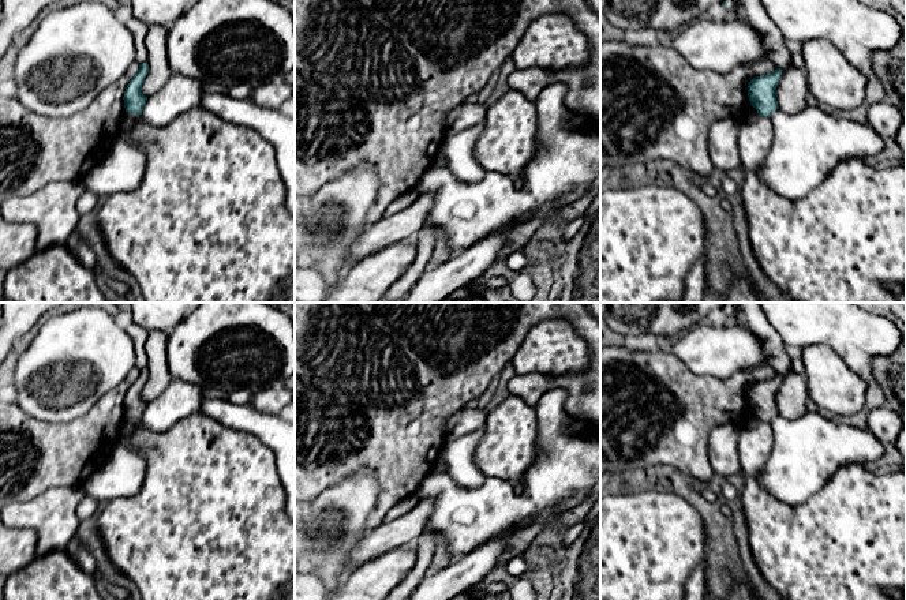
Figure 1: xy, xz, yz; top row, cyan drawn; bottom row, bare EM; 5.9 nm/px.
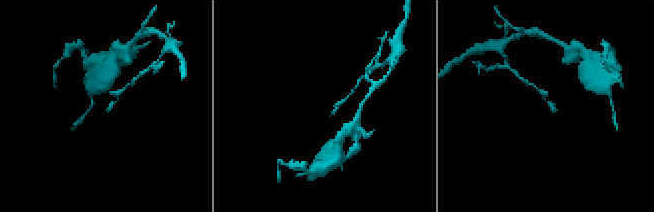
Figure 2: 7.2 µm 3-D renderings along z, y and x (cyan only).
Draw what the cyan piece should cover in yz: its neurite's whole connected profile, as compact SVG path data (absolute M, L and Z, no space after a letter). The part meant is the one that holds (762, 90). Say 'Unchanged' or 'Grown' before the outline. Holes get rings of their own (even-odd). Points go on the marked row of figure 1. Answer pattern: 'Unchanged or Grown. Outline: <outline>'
Unchanged. Outline: M776 68L771 74L756 76L749 82L748 97L760 116L770 117L776 109L779 109L776 86L780 75L782 70Z

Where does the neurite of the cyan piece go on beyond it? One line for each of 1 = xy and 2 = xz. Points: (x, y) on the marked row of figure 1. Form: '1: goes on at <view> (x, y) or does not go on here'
1: does not go on here
2: does not go on here

